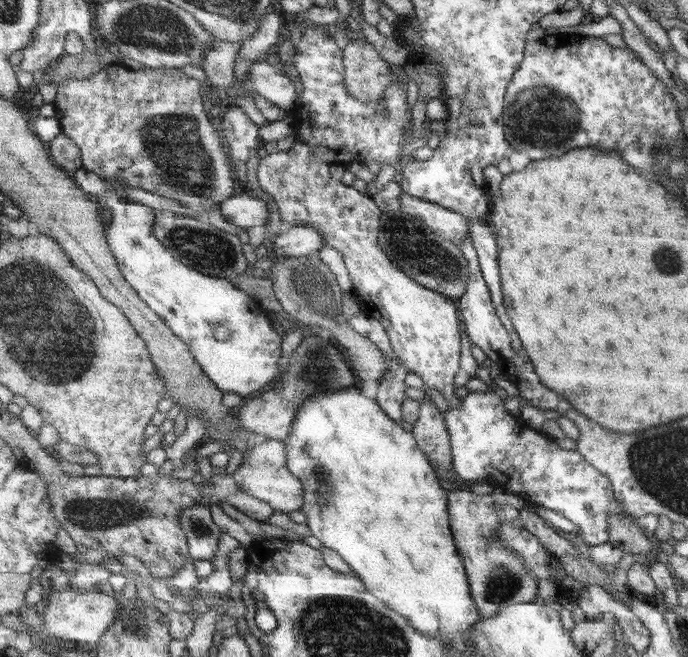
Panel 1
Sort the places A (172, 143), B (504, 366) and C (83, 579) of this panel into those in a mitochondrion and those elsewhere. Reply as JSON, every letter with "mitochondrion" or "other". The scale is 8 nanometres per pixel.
{"A":"mitochondrion","B":"other","C":"other"}

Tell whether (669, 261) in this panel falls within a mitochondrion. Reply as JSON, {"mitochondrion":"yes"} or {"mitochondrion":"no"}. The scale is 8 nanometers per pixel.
{"mitochondrion":"yes"}

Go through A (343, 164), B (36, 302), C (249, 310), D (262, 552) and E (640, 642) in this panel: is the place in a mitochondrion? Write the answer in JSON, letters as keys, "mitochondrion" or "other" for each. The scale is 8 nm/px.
{"A":"other","B":"mitochondrion","C":"other","D":"other","E":"other"}

